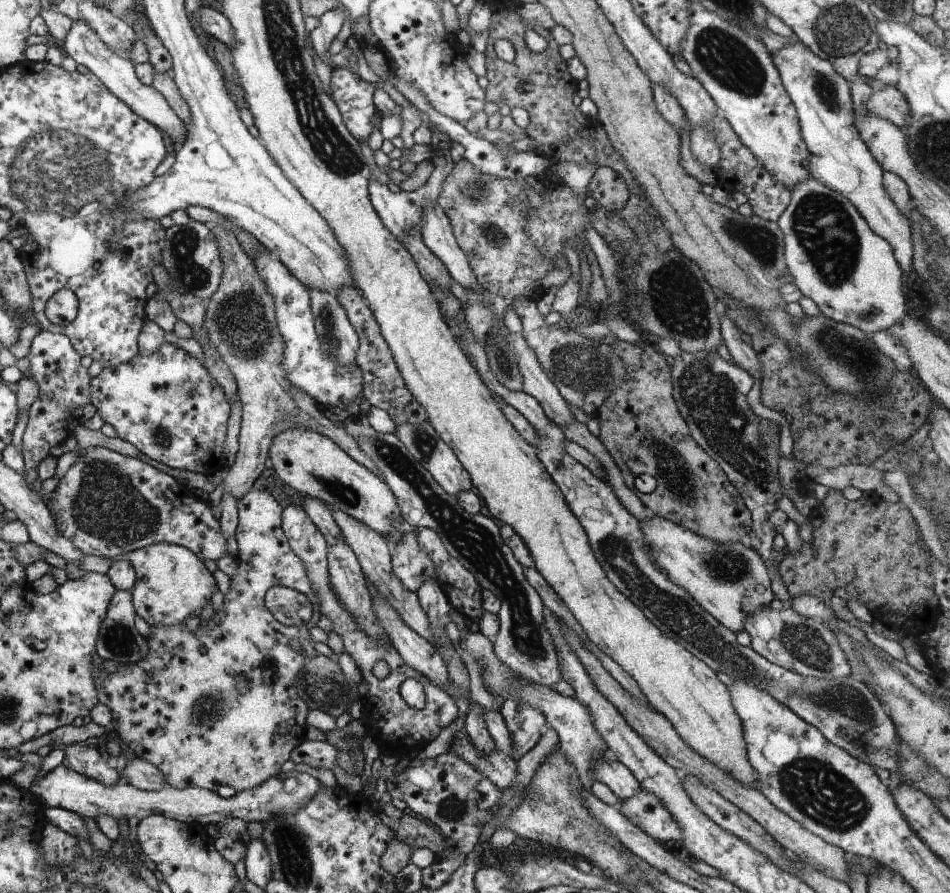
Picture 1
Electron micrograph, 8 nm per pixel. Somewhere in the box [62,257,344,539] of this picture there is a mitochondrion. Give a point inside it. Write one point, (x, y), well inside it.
(241, 318)

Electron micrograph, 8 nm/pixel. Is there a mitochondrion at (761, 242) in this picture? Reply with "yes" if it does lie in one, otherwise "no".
yes

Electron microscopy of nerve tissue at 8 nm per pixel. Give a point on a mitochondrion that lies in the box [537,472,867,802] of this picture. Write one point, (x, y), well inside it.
(801, 642)

